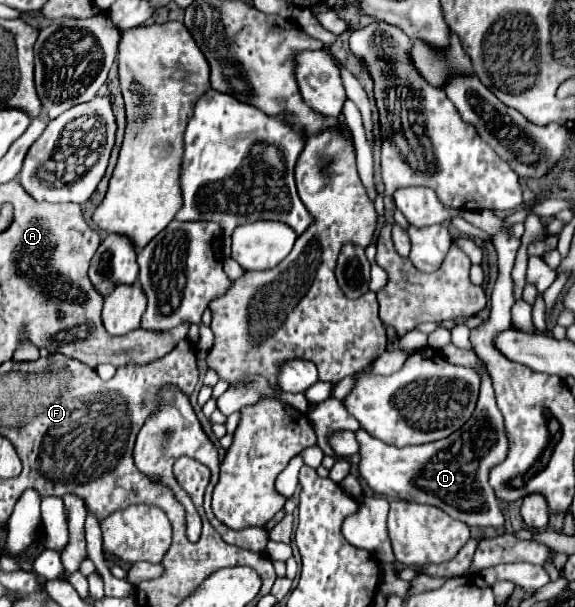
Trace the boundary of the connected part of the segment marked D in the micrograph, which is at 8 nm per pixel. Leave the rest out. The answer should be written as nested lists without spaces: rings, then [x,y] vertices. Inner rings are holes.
[[[481,375],[481,379],[481,393],[473,417],[451,437],[415,447],[395,447],[371,437],[363,429],[357,431],[361,457],[357,469],[371,491],[391,499],[435,505],[469,527],[505,525],[505,517],[487,477],[489,469],[507,457],[507,437],[503,417],[495,405],[491,379],[487,375]]]

